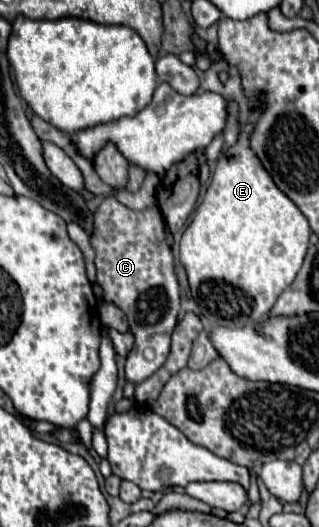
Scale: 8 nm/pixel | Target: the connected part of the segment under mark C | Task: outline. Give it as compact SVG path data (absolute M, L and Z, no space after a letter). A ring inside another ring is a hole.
M106 198L96 212L94 226L96 280L104 290L104 300L122 308L128 318L130 332L134 334L134 350L126 358L126 380L140 384L166 362L170 352L170 334L180 310L174 258L156 208L132 212L116 198Z

